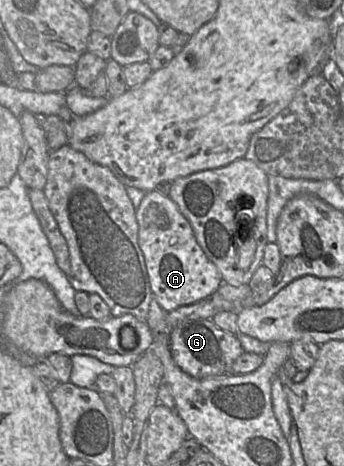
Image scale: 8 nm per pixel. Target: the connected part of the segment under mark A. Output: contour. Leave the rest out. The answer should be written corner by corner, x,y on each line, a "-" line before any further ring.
146,192
135,211
138,244
143,253
153,298
167,313
213,295
223,283
217,267
196,241
189,221
168,195

